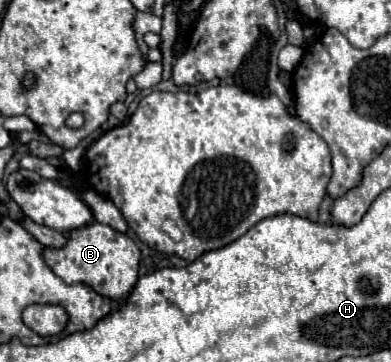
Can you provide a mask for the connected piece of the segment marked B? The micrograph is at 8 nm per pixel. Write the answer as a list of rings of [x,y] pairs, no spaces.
[[[90,222],[90,226],[66,232],[66,244],[62,248],[46,246],[42,256],[48,268],[56,276],[64,278],[64,282],[88,284],[94,292],[110,300],[126,300],[138,282],[138,264],[140,264],[138,246],[126,234],[100,222]]]

